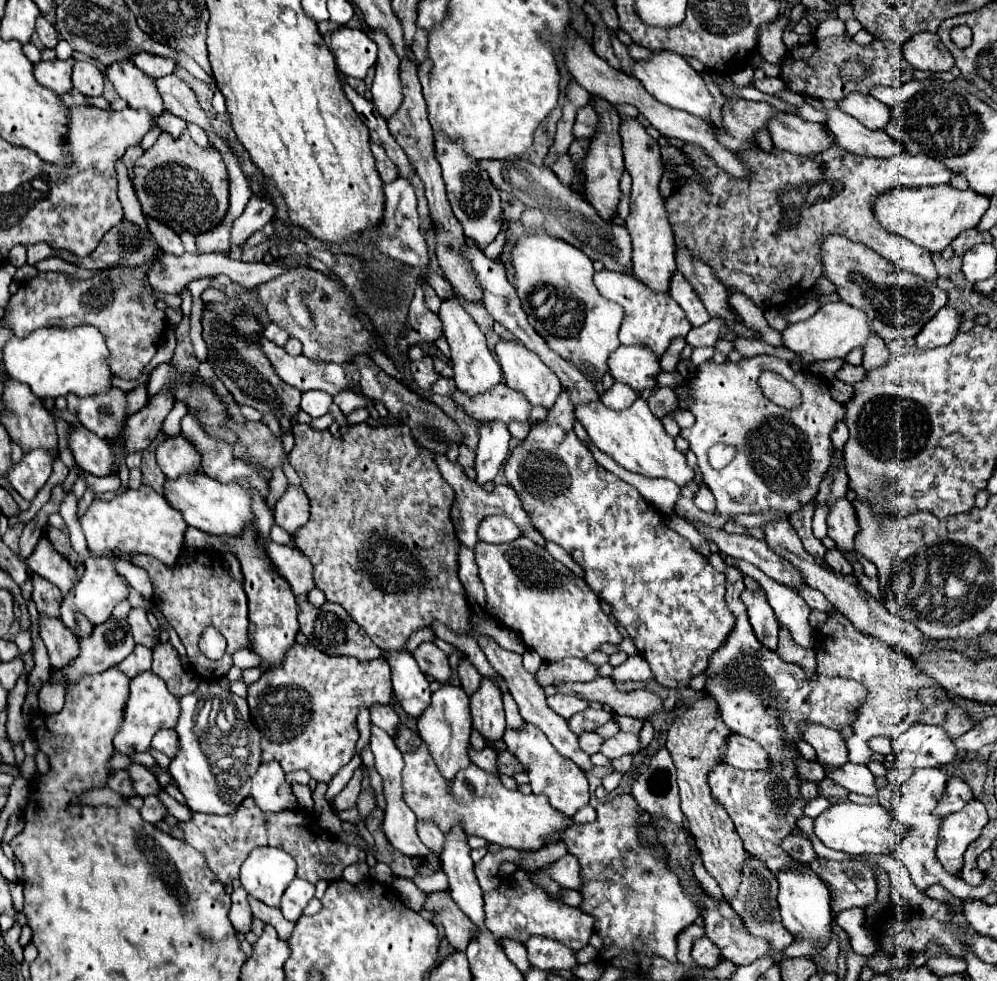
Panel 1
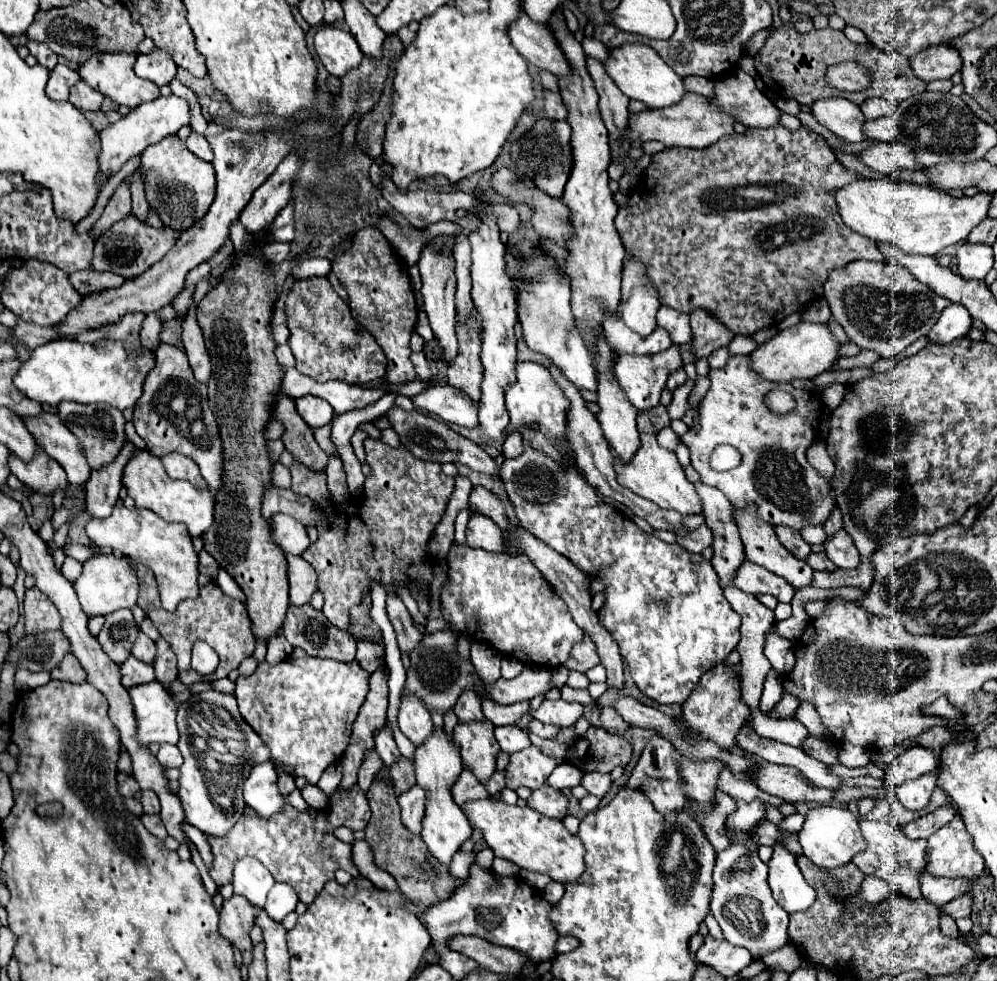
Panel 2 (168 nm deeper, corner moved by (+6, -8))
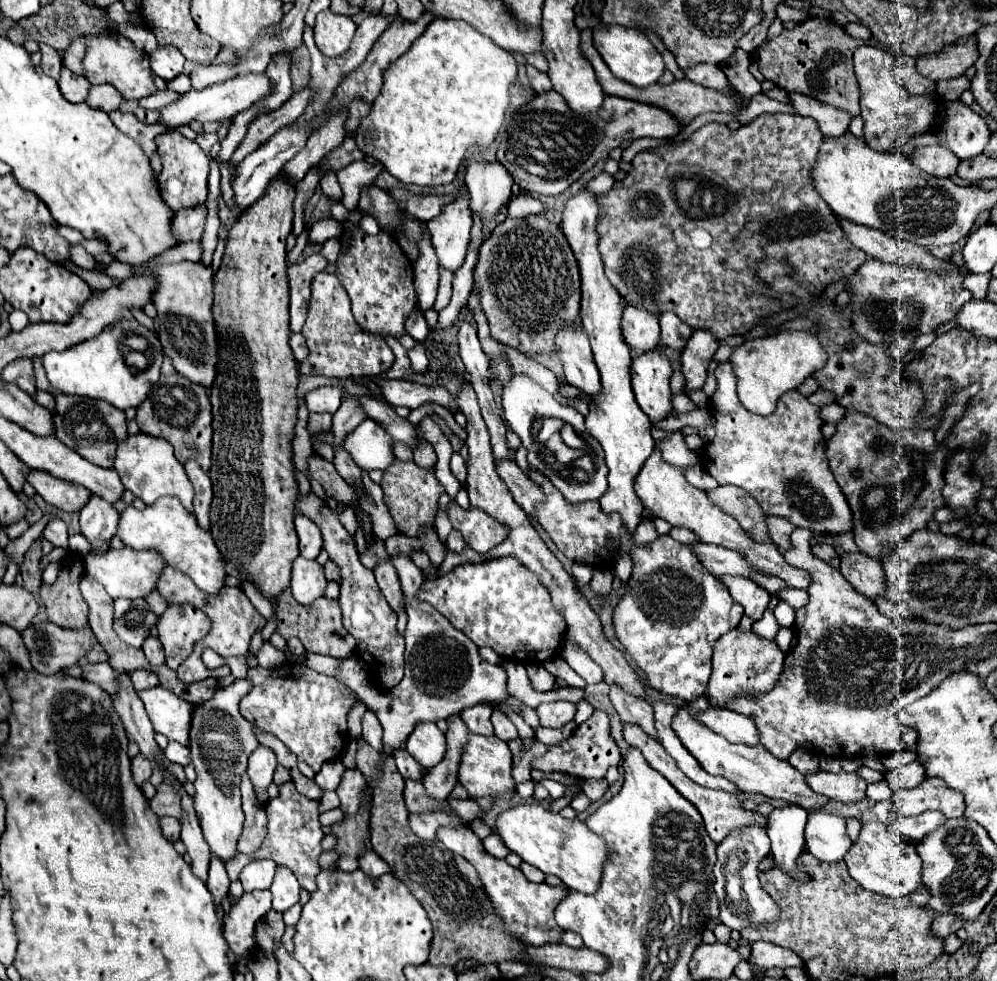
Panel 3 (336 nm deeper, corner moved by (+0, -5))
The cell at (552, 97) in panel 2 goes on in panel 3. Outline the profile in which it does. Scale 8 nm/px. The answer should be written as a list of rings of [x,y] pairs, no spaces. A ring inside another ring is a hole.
[[[528,65],[528,77],[530,77],[530,83],[536,89],[536,93],[548,93],[548,91],[552,91],[552,81],[548,79],[548,75],[536,71],[532,65]]]

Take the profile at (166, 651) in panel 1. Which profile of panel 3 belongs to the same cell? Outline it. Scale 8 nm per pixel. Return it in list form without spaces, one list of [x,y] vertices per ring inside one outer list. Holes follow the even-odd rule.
[[[168,605],[156,627],[166,651],[166,665],[178,669],[192,653],[194,643],[204,639],[210,631],[210,619],[192,605]]]

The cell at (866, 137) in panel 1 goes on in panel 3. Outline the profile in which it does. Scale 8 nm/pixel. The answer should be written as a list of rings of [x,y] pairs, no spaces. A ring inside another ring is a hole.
[[[932,145],[932,147],[924,147],[920,151],[914,151],[912,155],[908,155],[908,159],[912,161],[914,167],[936,175],[936,177],[950,177],[956,173],[958,167],[958,157],[952,155],[952,151],[940,147],[940,145]]]

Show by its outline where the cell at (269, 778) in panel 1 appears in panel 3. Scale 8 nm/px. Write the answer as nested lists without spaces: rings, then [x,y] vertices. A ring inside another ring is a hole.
[[[258,747],[250,759],[248,759],[248,777],[254,785],[254,791],[256,791],[256,797],[258,801],[264,805],[270,801],[270,795],[268,795],[268,785],[272,783],[272,775],[274,775],[274,769],[276,769],[276,755],[272,749],[268,747]]]

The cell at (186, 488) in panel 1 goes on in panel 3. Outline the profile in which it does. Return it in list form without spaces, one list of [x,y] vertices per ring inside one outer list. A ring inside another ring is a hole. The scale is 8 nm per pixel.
[[[144,433],[128,437],[120,447],[116,449],[116,461],[114,467],[120,475],[122,485],[132,491],[136,497],[140,497],[146,505],[152,505],[158,497],[176,497],[180,503],[194,515],[194,489],[188,481],[188,475],[182,467],[182,463],[174,457],[172,445],[164,439],[156,439]]]

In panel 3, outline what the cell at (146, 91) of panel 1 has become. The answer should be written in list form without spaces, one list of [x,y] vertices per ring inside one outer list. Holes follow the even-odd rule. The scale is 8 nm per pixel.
[[[122,35],[76,39],[64,51],[64,67],[74,71],[76,75],[84,75],[92,85],[102,85],[102,83],[114,85],[124,99],[140,99],[158,91],[152,79],[152,71],[148,67],[148,55]]]

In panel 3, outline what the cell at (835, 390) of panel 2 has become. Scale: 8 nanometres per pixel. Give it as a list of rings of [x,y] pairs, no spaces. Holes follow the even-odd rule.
[[[818,389],[816,393],[812,393],[812,395],[808,397],[808,401],[810,401],[810,403],[814,403],[814,405],[818,405],[818,407],[822,407],[822,405],[830,405],[830,403],[834,403],[836,399],[834,399],[834,395],[832,395],[830,391]]]

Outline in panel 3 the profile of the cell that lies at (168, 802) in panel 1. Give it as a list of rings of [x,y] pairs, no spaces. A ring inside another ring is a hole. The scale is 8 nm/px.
[[[212,855],[210,859],[210,875],[208,875],[208,881],[206,881],[210,893],[214,895],[214,903],[218,905],[220,899],[228,893],[228,885],[230,885],[230,879],[226,875],[226,869],[224,869],[224,863]]]

